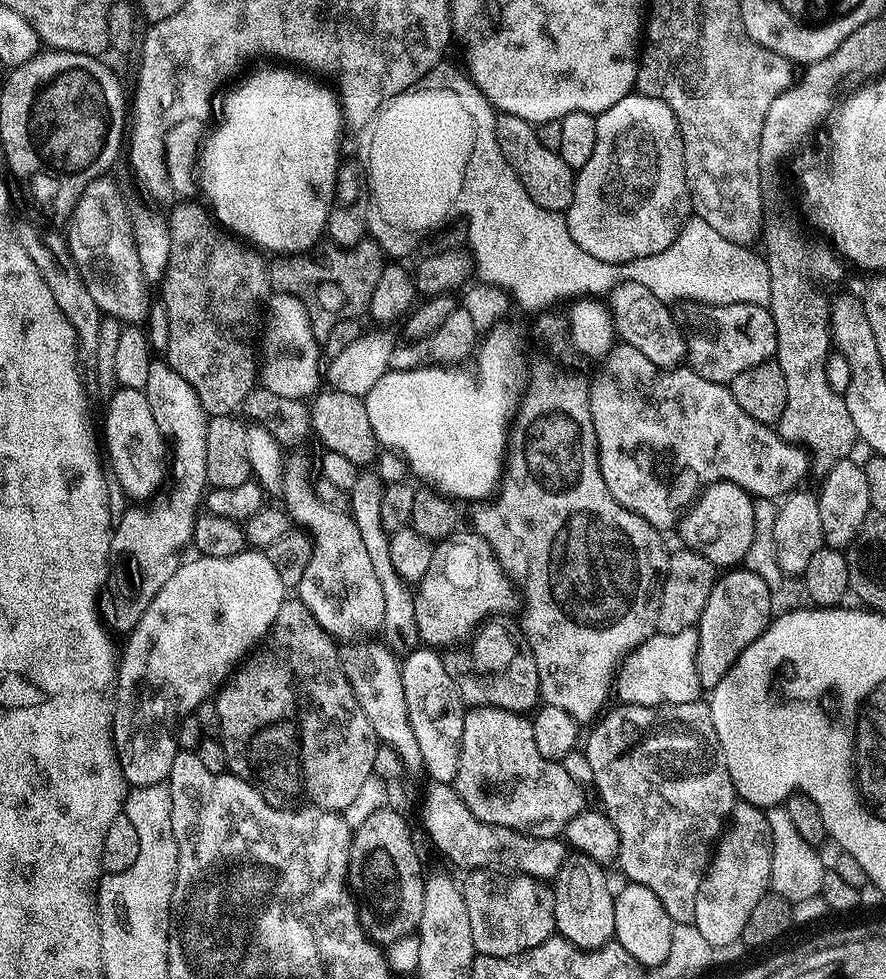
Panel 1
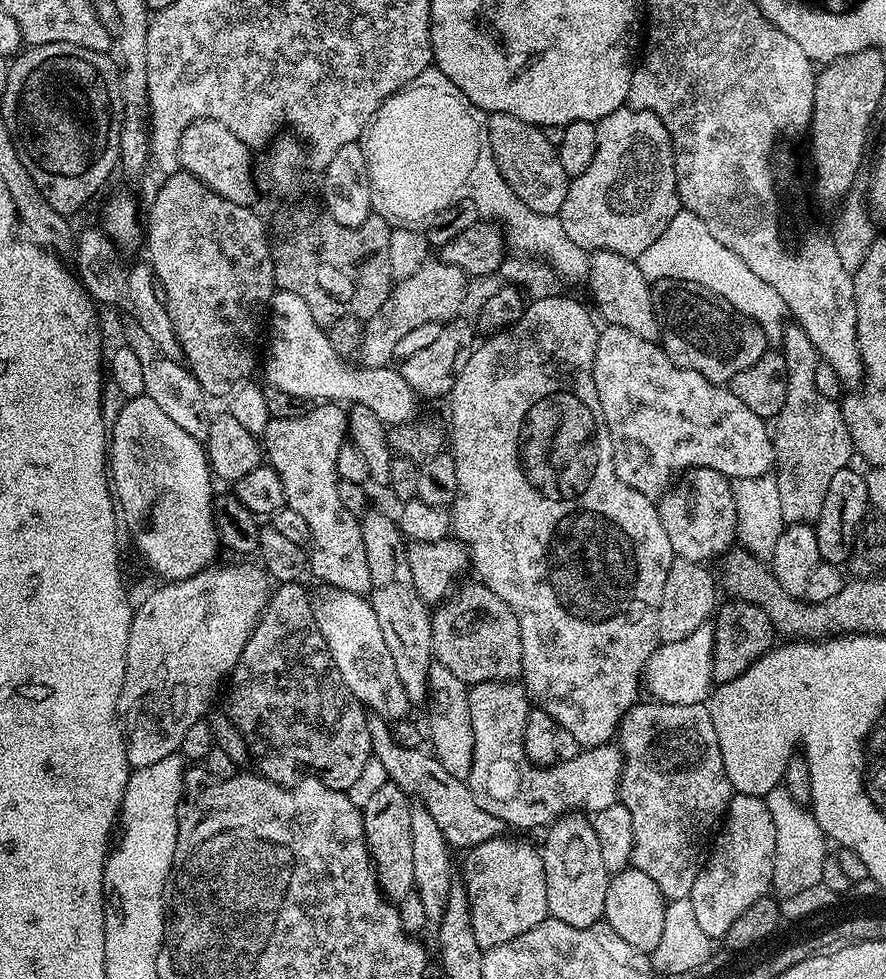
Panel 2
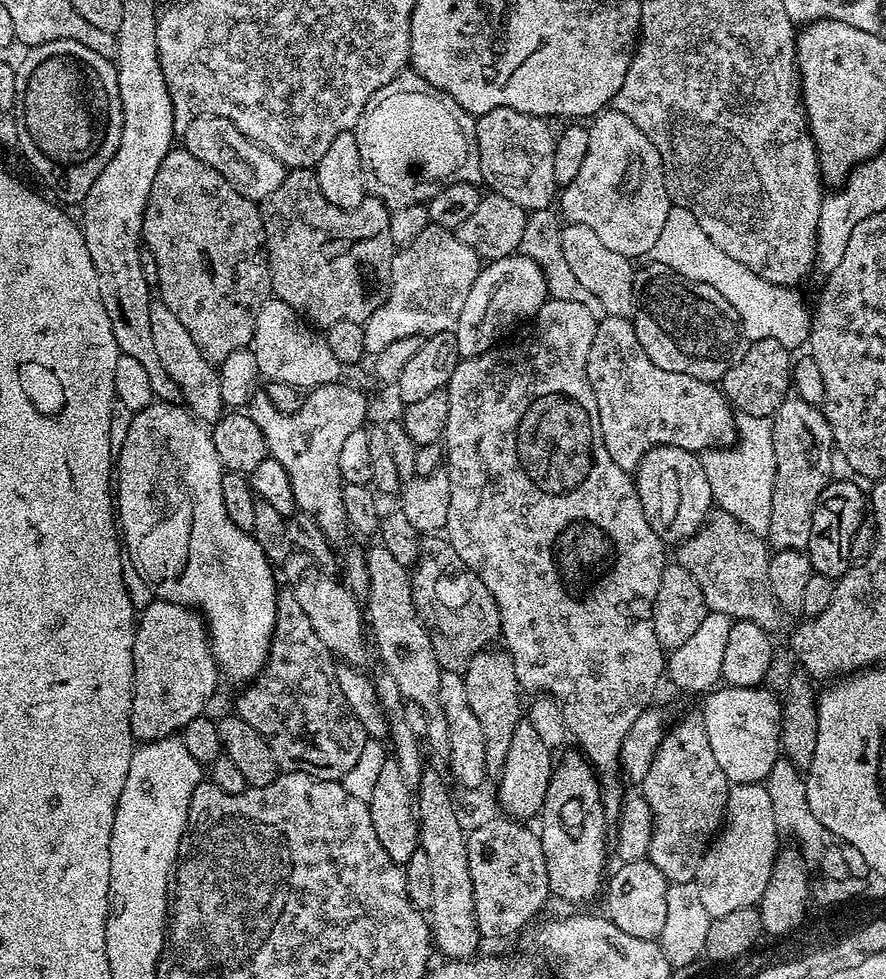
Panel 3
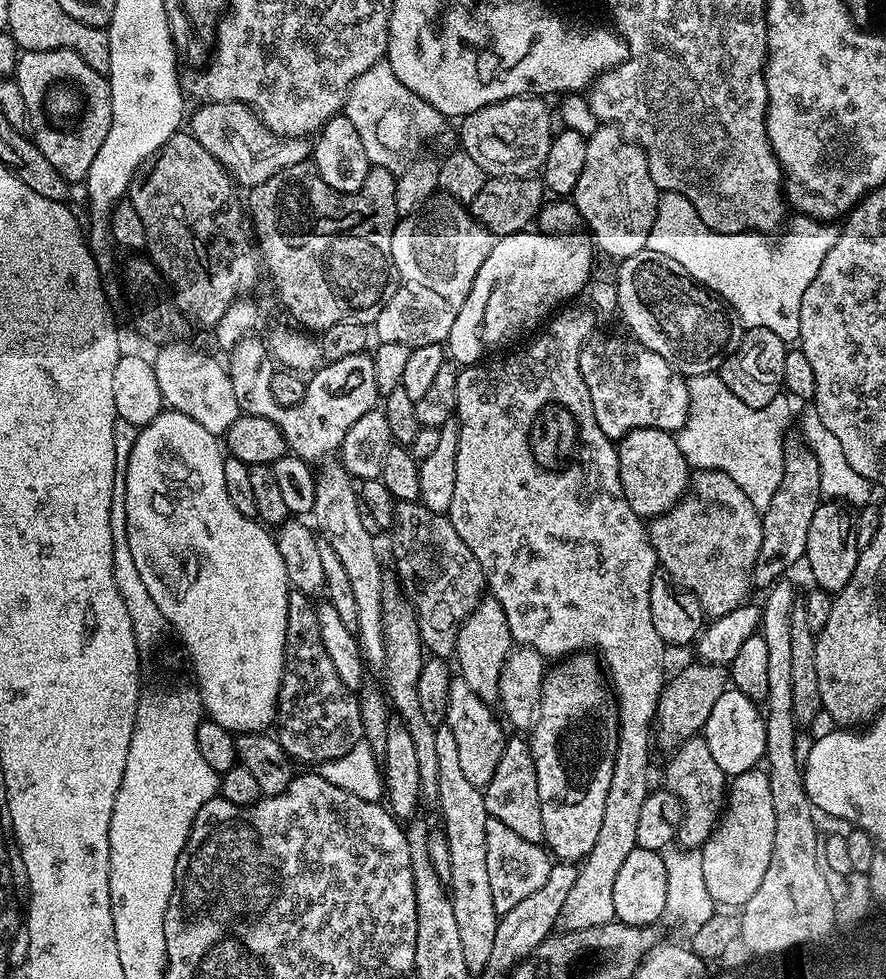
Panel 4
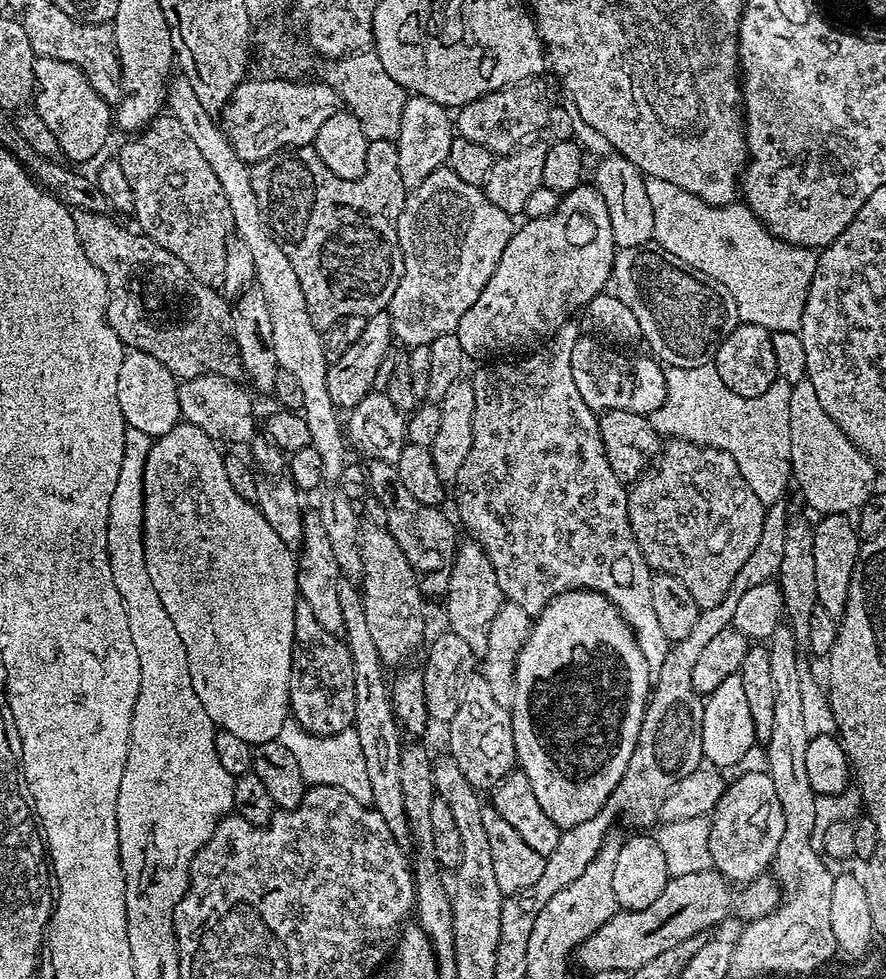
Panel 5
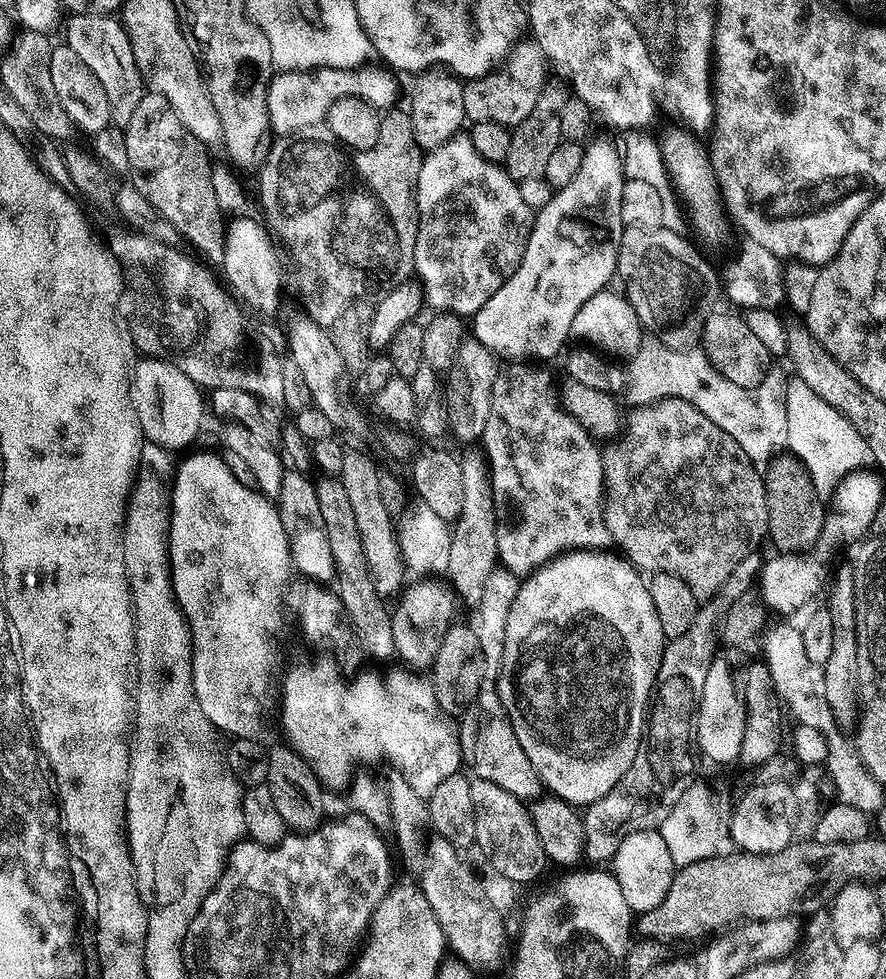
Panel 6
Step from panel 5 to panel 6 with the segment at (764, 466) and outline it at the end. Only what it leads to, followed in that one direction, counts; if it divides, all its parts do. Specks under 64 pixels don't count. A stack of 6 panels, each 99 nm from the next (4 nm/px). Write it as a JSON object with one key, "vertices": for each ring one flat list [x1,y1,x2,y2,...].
{"vertices":[[651,334,645,335,638,354,631,357,629,364,632,365,626,368,626,393,636,400,632,402,652,402,670,396,685,400,706,414,714,426,726,430,742,446,746,458,757,466,771,464,772,457,785,447,786,390,790,379,787,371,773,367,758,387,743,388,721,375,703,351,671,348]]}

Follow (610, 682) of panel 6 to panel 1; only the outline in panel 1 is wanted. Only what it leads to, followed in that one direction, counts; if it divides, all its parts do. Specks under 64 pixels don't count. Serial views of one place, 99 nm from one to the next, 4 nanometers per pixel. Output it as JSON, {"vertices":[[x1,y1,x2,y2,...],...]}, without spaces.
{"vertices":[[583,854,565,855,554,883,554,918,556,932,570,941,576,948,591,950,600,948,615,937,614,896,608,893,608,880,604,877,605,869]]}

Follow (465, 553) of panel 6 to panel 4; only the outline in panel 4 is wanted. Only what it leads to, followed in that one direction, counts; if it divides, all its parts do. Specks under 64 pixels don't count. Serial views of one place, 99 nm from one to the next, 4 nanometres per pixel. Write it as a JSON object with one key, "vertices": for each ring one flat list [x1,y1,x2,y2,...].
{"vertices":[[491,598,481,599,458,630,454,660,460,663,459,679,464,680,466,686,470,686,474,694,478,694,478,698,495,705,500,698,499,682,502,666,513,646,510,626,506,622,506,614,500,603]]}

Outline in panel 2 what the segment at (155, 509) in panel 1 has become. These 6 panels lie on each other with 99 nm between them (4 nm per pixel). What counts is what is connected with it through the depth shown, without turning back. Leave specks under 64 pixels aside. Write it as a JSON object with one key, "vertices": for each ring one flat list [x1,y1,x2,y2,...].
{"vertices":[[128,322,124,328,123,343,130,350,134,350,139,364,142,365,142,392,143,395,154,398,154,402,170,417,186,434,194,439,204,442,208,439,208,412,209,397,204,395,202,386,192,377,187,367,181,366,177,359,172,359,154,344,153,339,148,338,141,326,135,322]]}

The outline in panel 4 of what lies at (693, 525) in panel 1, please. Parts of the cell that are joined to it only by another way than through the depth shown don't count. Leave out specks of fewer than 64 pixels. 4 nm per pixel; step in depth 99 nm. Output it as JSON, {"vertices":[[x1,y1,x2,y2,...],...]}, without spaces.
{"vertices":[[657,428,630,430,618,442,616,453,622,490,634,514,641,518,663,516,684,499,690,483,690,465,682,450,678,450,678,442,673,433]]}

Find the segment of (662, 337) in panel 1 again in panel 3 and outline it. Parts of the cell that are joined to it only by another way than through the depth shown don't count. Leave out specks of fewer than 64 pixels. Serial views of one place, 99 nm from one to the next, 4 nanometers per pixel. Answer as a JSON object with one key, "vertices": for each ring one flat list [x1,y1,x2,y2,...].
{"vertices":[[582,223,565,225,561,234,562,251,575,277,603,303,607,315,629,317,635,311,635,267,633,261,603,245,602,238]]}

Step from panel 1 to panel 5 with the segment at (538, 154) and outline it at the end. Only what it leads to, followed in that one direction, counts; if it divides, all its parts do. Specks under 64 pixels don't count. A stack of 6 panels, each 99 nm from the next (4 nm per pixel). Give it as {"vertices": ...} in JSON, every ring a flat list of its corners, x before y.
{"vertices":[[544,78,524,80,520,84,502,86,497,92,461,106,454,116,454,128,459,135,470,142,486,146,493,154,507,154,521,142,535,137,532,135,539,128,547,129,553,105,554,99,548,93,548,84]]}

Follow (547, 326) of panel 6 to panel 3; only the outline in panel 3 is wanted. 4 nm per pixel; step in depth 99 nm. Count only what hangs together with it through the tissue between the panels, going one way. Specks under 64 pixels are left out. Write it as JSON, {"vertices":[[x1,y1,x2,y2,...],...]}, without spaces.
{"vertices":[[513,254,487,261,481,267,478,278,474,278,474,286,470,286,470,295,462,305,462,314,458,314,454,329,458,354,461,358,467,358,490,350,505,335,503,332,507,328,515,329,521,322,535,316,547,299,549,295,544,271,529,257]]}

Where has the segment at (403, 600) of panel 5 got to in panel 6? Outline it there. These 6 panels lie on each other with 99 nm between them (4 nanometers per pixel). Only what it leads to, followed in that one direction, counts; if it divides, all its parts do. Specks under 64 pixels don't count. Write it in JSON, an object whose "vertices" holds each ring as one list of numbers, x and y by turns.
{"vertices":[[346,454,343,458,343,470,340,475,341,484,347,492,350,506,353,507,354,518,357,519,358,534,366,553,366,562,374,579,375,590,383,598,397,593,399,595,406,582,405,567,399,548,397,529,392,521,393,515,386,510,380,492,381,473,373,460,362,454,352,456]]}

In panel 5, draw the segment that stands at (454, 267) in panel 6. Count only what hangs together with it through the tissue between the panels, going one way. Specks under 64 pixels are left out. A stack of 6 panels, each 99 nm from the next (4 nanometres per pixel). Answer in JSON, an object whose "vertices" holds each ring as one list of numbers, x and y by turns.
{"vertices":[[447,166,434,170,426,182,405,195,404,209,398,218,398,242,404,259,404,273,390,305,392,334,407,346,431,344,432,337,455,332,462,314,478,302,478,294,490,282,514,231,513,217,494,206,479,184,464,182]]}

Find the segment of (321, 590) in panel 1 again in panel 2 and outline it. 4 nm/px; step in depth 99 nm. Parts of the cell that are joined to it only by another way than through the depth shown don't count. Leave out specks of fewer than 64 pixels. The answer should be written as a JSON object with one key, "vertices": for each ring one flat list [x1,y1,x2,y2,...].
{"vertices":[[320,402,294,418,272,418,264,427,262,452,267,463,282,480,285,505,306,522,310,547,307,549,307,567,321,580,321,585,364,596,370,586,370,565,366,562,366,545,362,542,360,520,344,505,340,497,341,485,336,475,338,450,346,443,348,419,339,403]]}

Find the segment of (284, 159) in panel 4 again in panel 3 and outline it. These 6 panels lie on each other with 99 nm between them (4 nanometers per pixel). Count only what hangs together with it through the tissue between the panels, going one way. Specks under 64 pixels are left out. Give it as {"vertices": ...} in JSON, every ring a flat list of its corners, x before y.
{"vertices":[[199,116,186,126,182,133,183,147,188,149,190,154,208,166,214,166,229,182,239,190,246,198,261,202,266,200,278,186,282,185,286,169,282,161,267,152,260,144,255,144,230,118,221,116]]}

